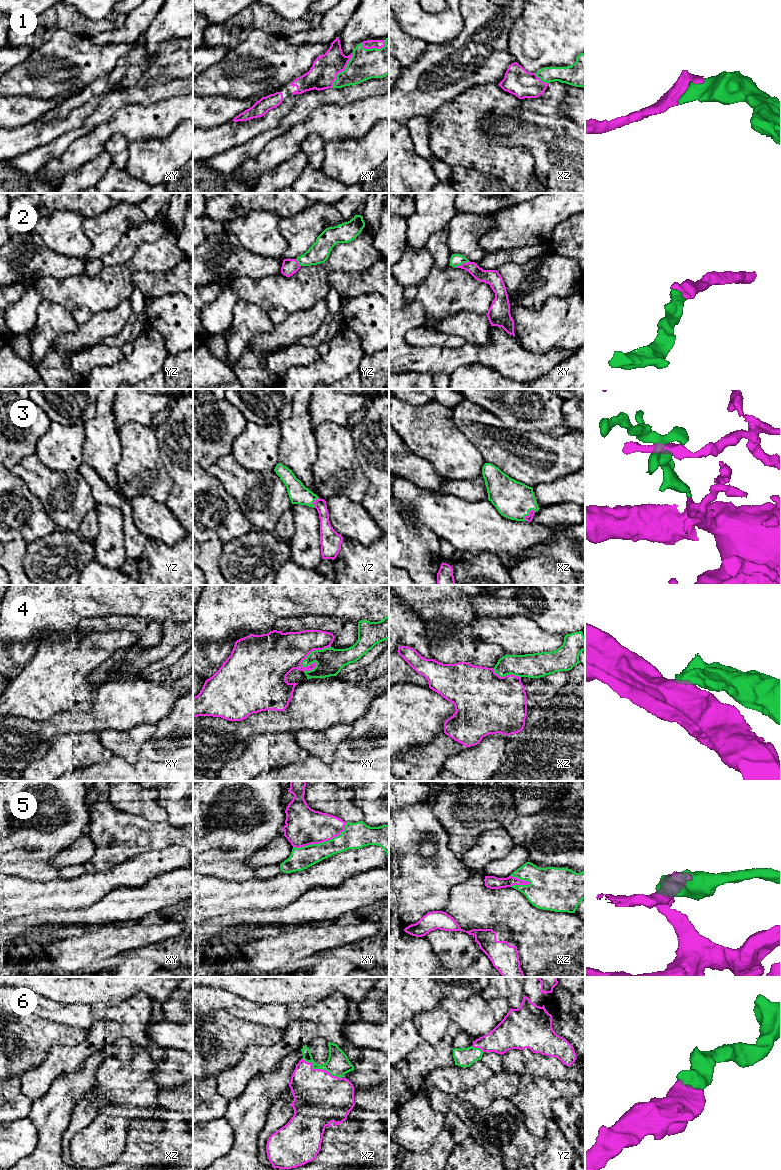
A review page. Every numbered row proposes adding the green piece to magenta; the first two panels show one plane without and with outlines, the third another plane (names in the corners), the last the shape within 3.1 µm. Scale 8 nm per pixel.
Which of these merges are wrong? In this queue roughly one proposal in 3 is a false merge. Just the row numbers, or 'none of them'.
4

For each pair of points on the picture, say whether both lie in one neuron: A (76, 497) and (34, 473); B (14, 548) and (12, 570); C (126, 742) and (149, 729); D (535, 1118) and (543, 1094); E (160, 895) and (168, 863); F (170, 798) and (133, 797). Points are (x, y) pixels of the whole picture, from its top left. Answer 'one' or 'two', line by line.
A: one
B: one
C: one
D: one
E: two
F: two

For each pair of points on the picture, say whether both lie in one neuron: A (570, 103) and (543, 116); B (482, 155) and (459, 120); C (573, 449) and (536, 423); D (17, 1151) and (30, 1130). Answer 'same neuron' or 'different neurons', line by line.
A: different neurons
B: same neuron
C: different neurons
D: same neuron

